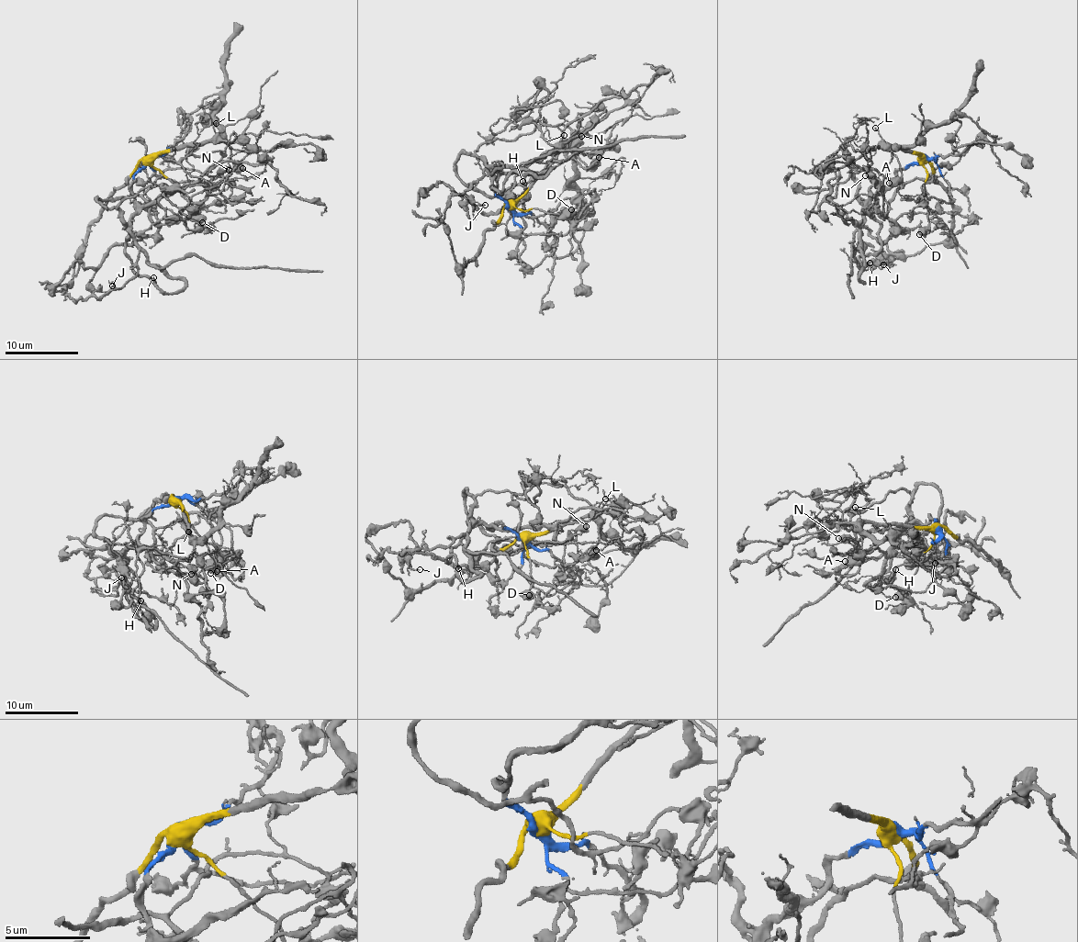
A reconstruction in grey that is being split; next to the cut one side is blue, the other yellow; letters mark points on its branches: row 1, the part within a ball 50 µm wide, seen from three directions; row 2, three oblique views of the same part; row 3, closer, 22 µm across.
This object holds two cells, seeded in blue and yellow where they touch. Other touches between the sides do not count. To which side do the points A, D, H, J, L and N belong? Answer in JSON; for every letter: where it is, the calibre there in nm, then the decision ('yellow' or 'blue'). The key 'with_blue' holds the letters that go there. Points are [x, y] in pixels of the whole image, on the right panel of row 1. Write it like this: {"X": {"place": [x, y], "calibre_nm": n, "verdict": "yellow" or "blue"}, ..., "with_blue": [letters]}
{"A": {"place": [889, 183], "calibre_nm": 550, "verdict": "yellow"}, "D": {"place": [919, 234], "calibre_nm": 700, "verdict": "yellow"}, "H": {"place": [870, 263], "calibre_nm": 190, "verdict": "blue"}, "J": {"place": [883, 264], "calibre_nm": 100, "verdict": "blue"}, "L": {"place": [875, 128], "calibre_nm": 90, "verdict": "yellow"}, "N": {"place": [865, 175], "calibre_nm": 500, "verdict": "blue"}, "with_blue": ["H", "J", "N"]}

